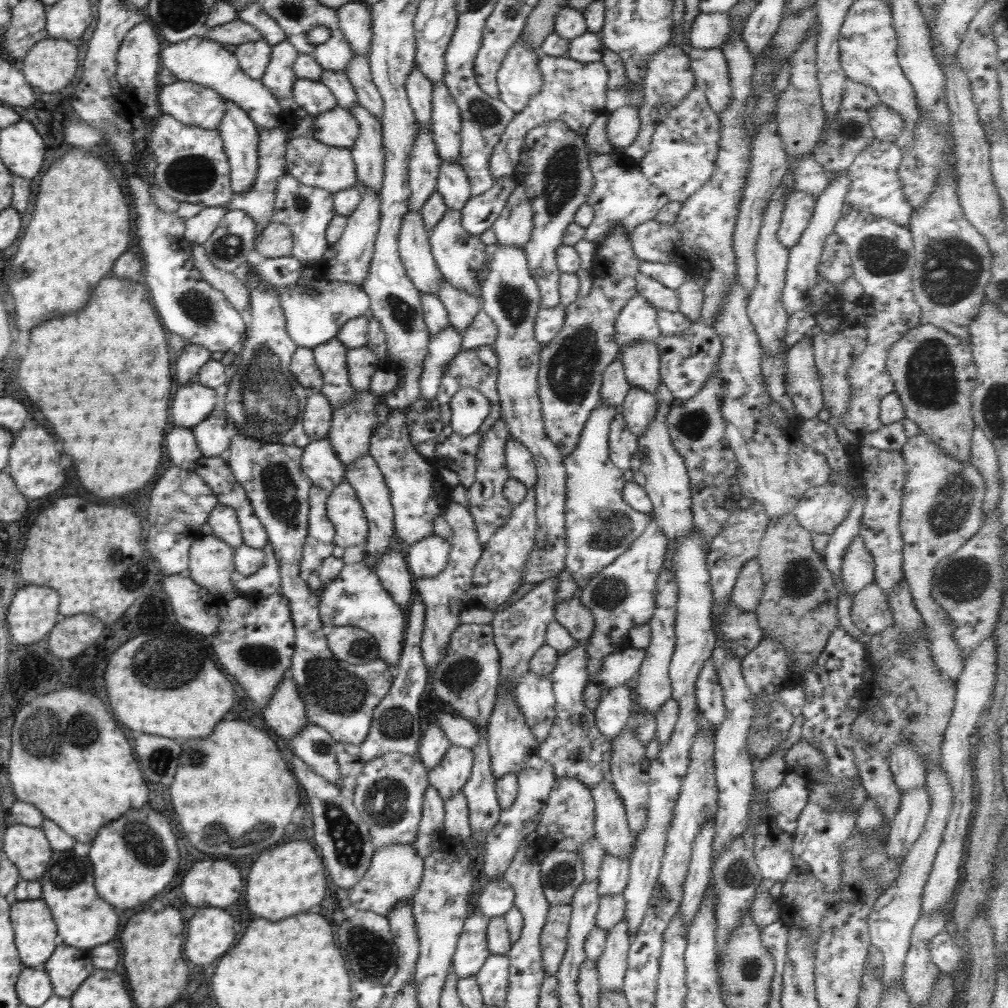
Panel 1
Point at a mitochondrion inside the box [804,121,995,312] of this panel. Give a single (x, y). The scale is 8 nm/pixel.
(951, 267)

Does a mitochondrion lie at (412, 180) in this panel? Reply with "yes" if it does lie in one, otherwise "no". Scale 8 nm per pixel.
no

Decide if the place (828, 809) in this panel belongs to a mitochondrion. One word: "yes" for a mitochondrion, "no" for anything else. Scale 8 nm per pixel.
yes

